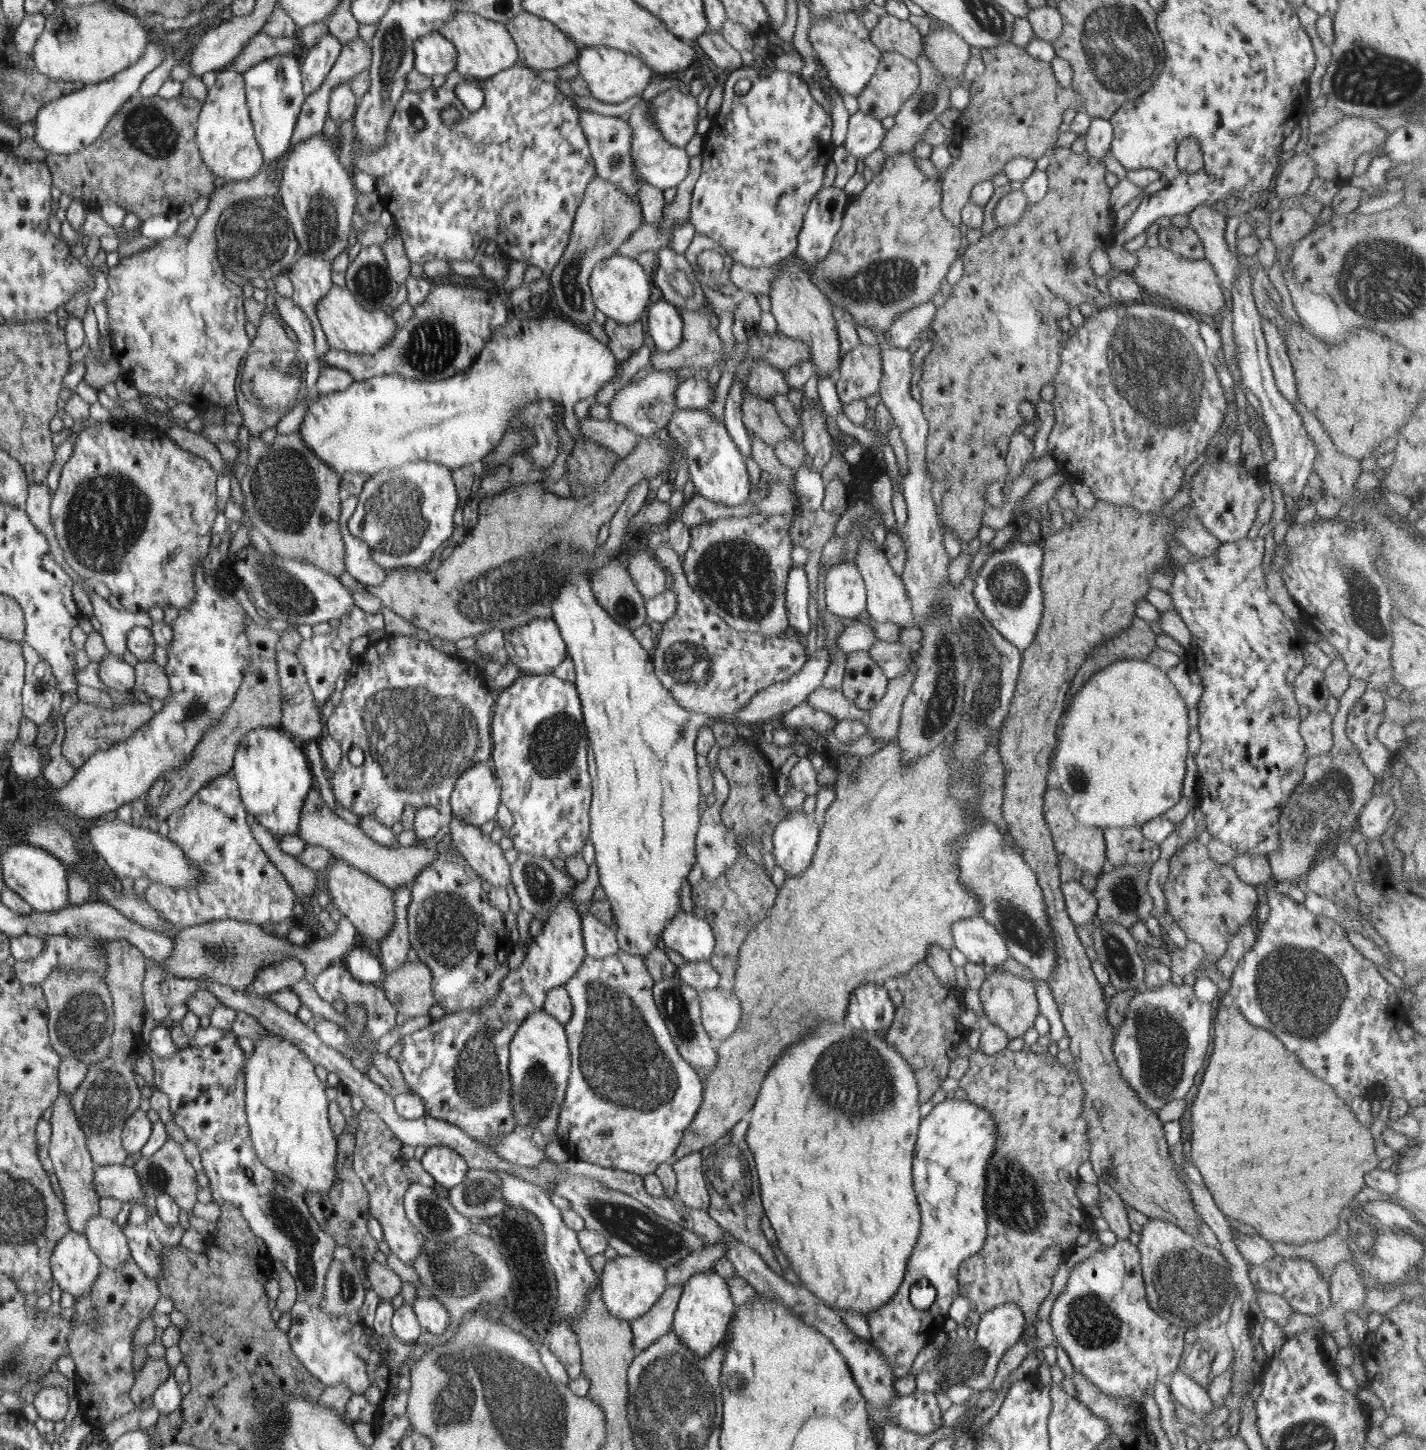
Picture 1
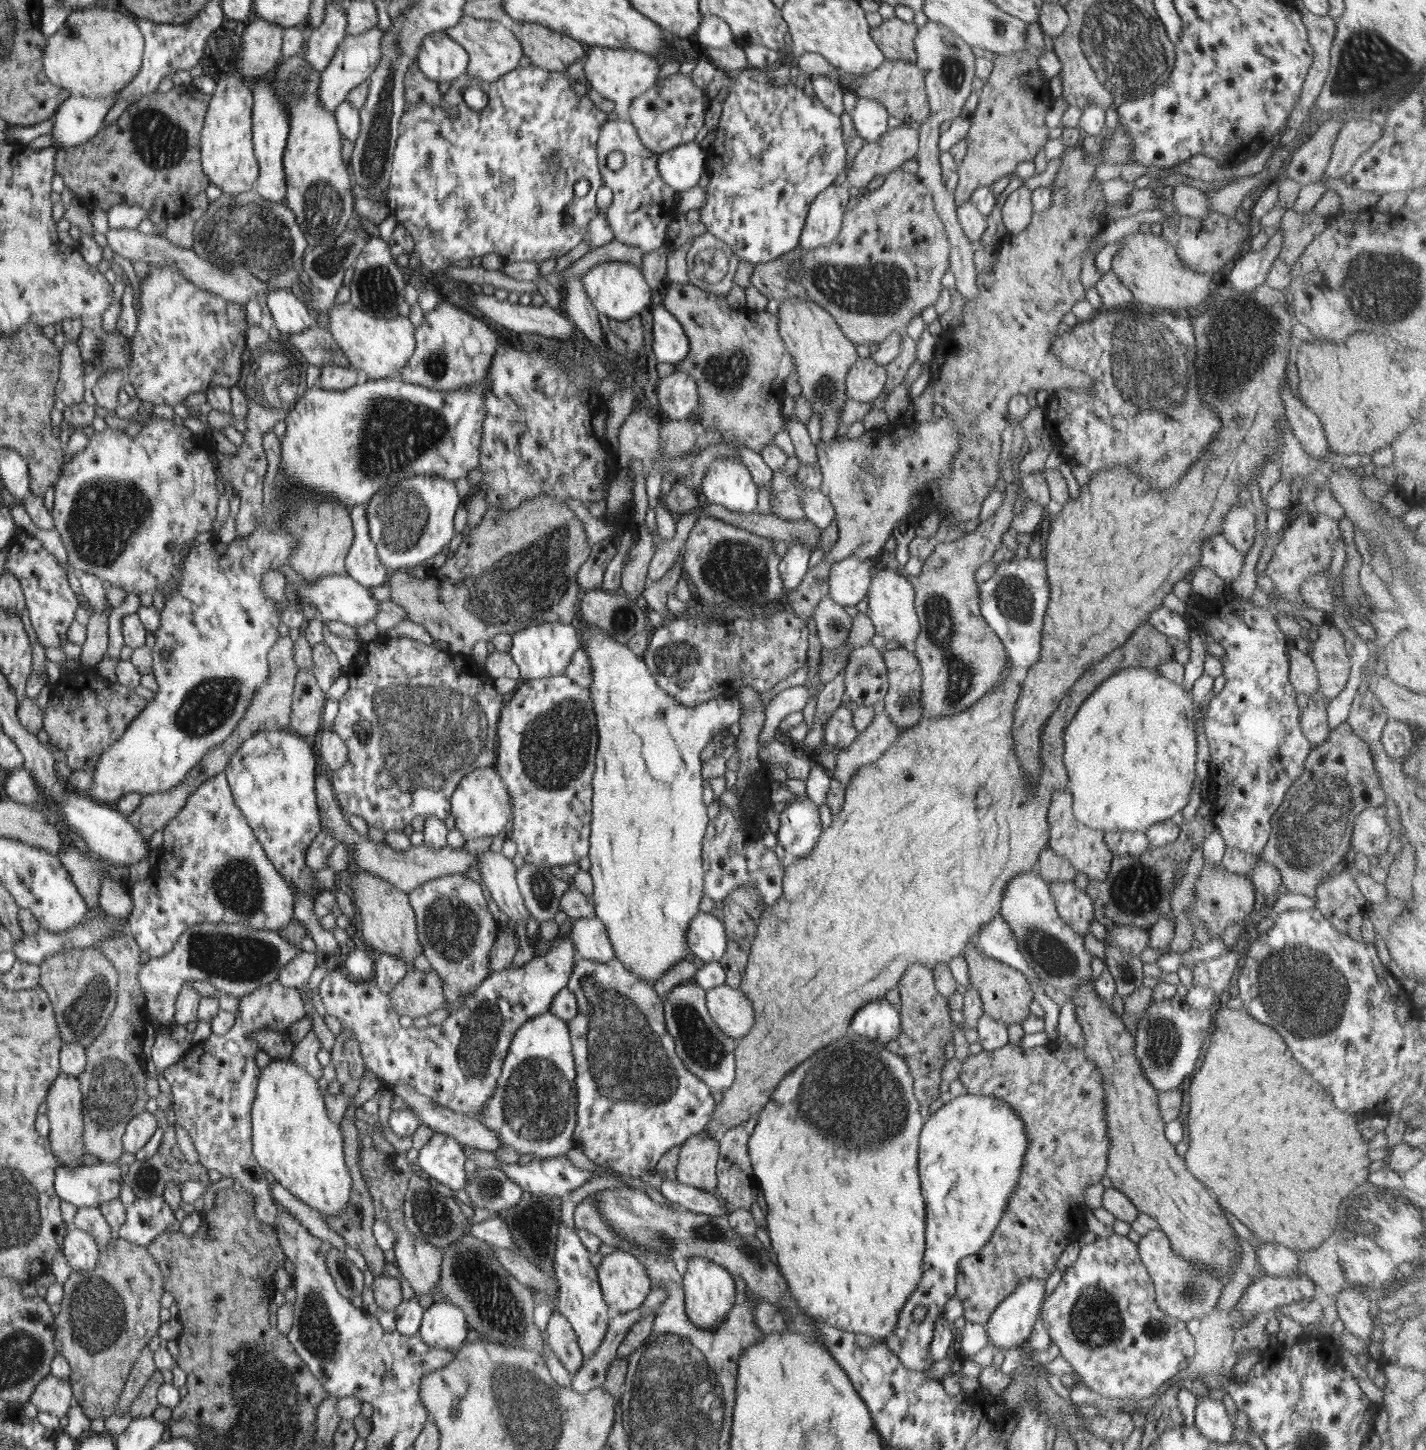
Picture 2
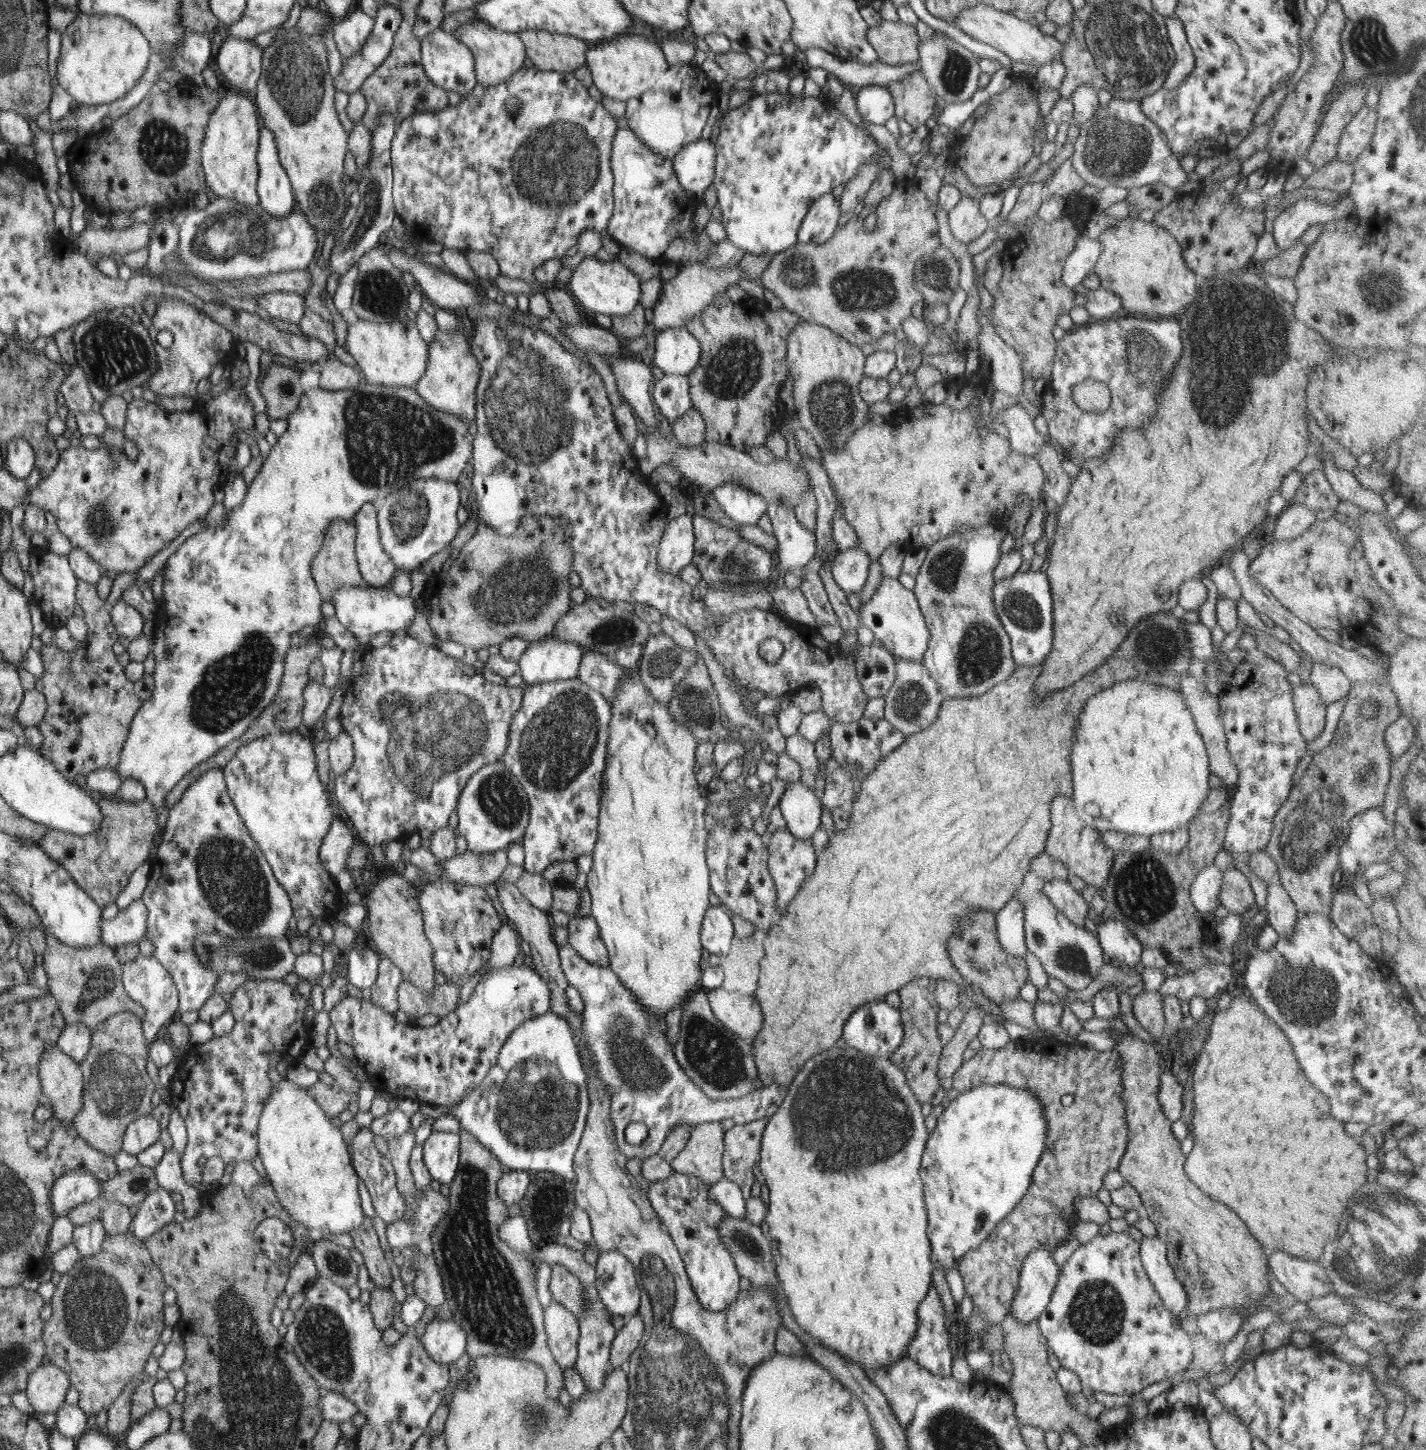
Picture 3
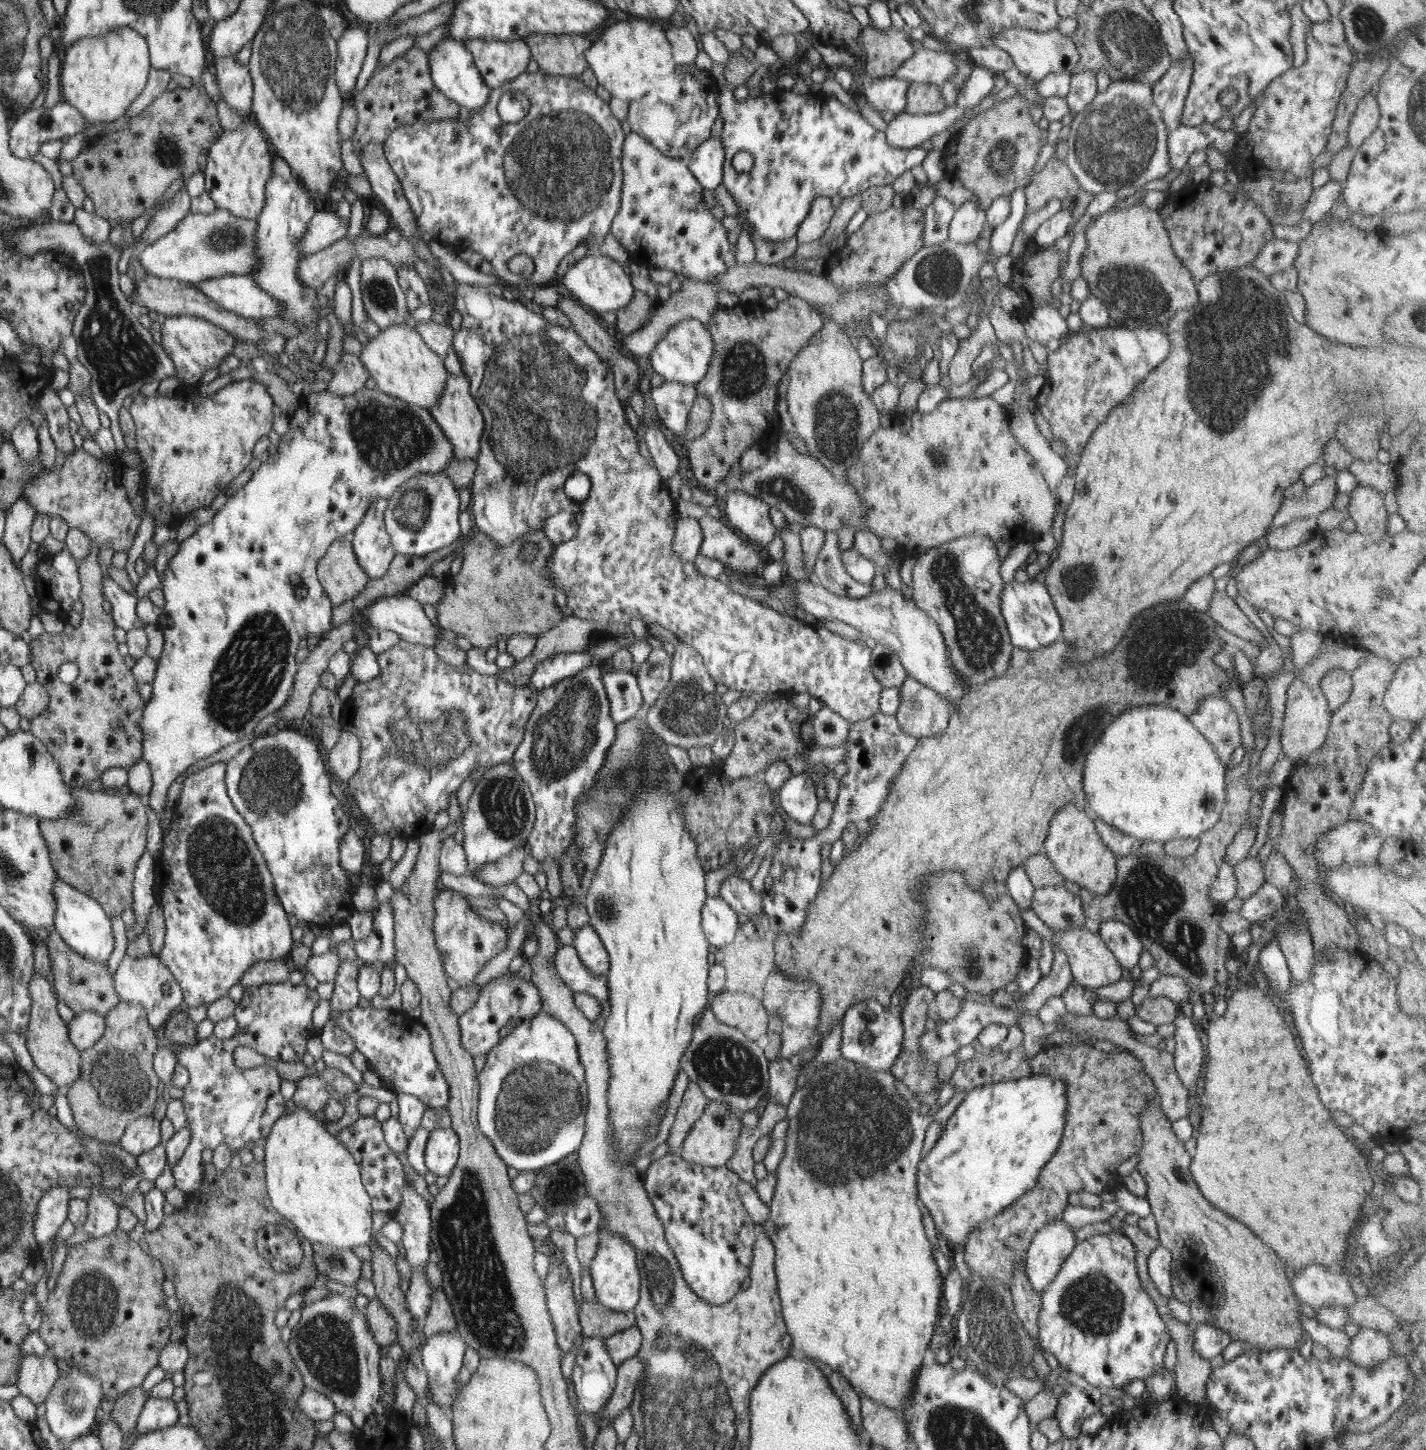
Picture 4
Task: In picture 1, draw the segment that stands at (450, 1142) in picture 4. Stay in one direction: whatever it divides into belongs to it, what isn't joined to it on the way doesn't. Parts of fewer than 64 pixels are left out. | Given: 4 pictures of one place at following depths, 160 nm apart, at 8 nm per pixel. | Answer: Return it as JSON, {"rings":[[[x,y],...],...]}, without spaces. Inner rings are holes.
{"rings":[[[444,1145],[427,1147],[421,1158],[421,1163],[424,1170],[432,1175],[435,1182],[446,1189],[459,1185],[470,1170],[463,1155],[452,1150],[452,1147]]]}

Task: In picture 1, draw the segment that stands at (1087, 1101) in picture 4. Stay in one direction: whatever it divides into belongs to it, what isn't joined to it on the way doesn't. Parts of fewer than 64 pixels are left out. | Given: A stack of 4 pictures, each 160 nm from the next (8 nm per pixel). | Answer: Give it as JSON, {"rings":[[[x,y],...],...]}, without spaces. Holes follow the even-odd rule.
{"rings":[[[1028,1047],[1020,1051],[1010,1051],[1005,1049],[993,1055],[982,1055],[980,1050],[972,1052],[969,1057],[970,1068],[960,1080],[960,1087],[968,1095],[968,1100],[980,1108],[984,1107],[986,1112],[992,1114],[994,1122],[996,1122],[996,1146],[989,1165],[987,1166],[987,1180],[988,1184],[984,1190],[984,1198],[986,1198],[986,1212],[987,1218],[987,1237],[983,1244],[982,1250],[977,1252],[974,1256],[967,1258],[962,1262],[958,1271],[959,1294],[965,1296],[969,1300],[969,1306],[972,1310],[982,1315],[988,1310],[1006,1303],[1016,1303],[1020,1305],[1023,1315],[1025,1316],[1025,1328],[1028,1328],[1033,1322],[1036,1322],[1037,1312],[1040,1304],[1044,1302],[1044,1298],[1050,1294],[1052,1288],[1052,1277],[1058,1270],[1058,1265],[1062,1263],[1067,1256],[1074,1250],[1076,1245],[1076,1238],[1078,1234],[1086,1228],[1087,1223],[1085,1216],[1086,1209],[1079,1202],[1077,1198],[1076,1189],[1081,1179],[1078,1176],[1078,1168],[1090,1158],[1091,1145],[1088,1142],[1088,1124],[1084,1122],[1084,1115],[1082,1112],[1082,1099],[1084,1099],[1084,1090],[1076,1072],[1074,1063],[1068,1063],[1067,1066],[1060,1065],[1058,1058],[1048,1053],[1035,1053],[1030,1051]]]}

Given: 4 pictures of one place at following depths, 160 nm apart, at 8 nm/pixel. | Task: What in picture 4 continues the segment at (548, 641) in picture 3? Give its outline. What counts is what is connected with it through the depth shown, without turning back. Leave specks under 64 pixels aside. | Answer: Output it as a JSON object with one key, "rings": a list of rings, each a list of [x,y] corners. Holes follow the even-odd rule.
{"rings":[[[583,651],[554,655],[538,664],[530,676],[530,685],[539,692],[558,684],[565,678],[575,677],[595,661],[590,654],[584,654]]]}

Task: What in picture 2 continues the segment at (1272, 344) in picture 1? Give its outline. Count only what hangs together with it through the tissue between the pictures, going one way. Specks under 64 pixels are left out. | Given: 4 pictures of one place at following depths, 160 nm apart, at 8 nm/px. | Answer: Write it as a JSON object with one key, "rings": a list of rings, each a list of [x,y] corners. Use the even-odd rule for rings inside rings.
{"rings":[[[1288,379],[1281,388],[1280,398],[1285,406],[1285,416],[1291,424],[1293,433],[1300,441],[1302,448],[1313,458],[1325,458],[1330,454],[1325,430],[1319,418],[1300,400],[1296,400],[1293,392],[1290,392]]]}

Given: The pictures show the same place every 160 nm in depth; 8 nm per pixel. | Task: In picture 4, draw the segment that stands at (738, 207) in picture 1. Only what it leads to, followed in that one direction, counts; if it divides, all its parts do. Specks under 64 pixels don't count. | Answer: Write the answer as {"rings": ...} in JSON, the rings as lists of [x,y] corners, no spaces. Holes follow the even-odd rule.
{"rings":[[[785,85],[772,94],[746,100],[736,100],[734,88],[722,86],[717,96],[719,112],[724,119],[719,138],[725,154],[721,184],[741,207],[744,218],[754,226],[756,236],[766,242],[784,242],[795,238],[816,197],[832,198],[838,194],[846,199],[874,186],[892,186],[904,172],[921,165],[931,151],[928,145],[914,149],[890,147],[883,131],[873,128],[859,112],[850,110],[835,97],[798,96]],[[740,150],[750,152],[754,158],[750,172],[736,172],[732,168],[732,158]]]}

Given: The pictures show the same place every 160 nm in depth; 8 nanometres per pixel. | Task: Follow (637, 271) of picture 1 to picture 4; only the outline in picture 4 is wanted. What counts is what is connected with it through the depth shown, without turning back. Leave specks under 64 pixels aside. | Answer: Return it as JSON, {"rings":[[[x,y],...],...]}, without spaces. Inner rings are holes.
{"rings":[[[599,253],[587,255],[570,265],[562,277],[562,284],[570,291],[571,298],[580,304],[587,304],[598,313],[625,307],[632,300],[635,291],[624,268],[611,257]]]}

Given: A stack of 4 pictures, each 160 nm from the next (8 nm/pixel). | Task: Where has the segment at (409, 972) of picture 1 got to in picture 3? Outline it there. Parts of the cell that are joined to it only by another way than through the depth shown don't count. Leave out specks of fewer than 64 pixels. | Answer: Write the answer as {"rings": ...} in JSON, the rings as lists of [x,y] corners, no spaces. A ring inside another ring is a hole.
{"rings":[[[403,980],[400,983],[397,995],[399,1009],[411,1019],[434,1014],[439,1019],[450,1014],[459,1006],[460,989],[452,983],[435,985],[431,992],[422,991],[414,983]]]}

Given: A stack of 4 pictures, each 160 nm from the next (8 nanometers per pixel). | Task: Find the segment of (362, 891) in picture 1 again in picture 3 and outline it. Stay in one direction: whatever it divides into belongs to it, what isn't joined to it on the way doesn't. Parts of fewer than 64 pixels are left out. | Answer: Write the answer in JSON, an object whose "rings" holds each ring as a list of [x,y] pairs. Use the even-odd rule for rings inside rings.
{"rings":[[[401,873],[388,874],[380,879],[380,882],[375,885],[365,900],[365,906],[368,908],[366,940],[370,946],[382,954],[382,957],[389,958],[401,970],[403,980],[414,983],[422,991],[431,992],[436,985],[434,981],[435,953],[423,924],[424,910],[419,905],[419,891],[420,886],[416,886],[416,882],[404,878]]]}

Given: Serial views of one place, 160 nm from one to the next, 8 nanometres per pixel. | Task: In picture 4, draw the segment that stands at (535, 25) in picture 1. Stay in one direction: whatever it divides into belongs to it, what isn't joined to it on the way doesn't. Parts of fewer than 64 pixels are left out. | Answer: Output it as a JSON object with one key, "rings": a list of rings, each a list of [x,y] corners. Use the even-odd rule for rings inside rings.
{"rings":[[[532,33],[524,39],[532,49],[535,68],[560,76],[580,76],[586,68],[586,51],[592,43],[578,34]]]}

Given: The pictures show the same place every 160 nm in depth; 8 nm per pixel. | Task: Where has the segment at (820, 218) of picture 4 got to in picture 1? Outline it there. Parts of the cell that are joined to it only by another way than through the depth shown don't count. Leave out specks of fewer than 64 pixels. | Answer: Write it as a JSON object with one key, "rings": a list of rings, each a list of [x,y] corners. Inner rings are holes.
{"rings":[[[823,188],[812,199],[806,214],[804,215],[803,227],[799,232],[798,245],[794,254],[800,259],[805,260],[808,268],[815,267],[820,260],[824,260],[834,245],[836,234],[841,228],[844,209],[847,208],[847,201],[850,196],[844,193],[840,188]]]}

